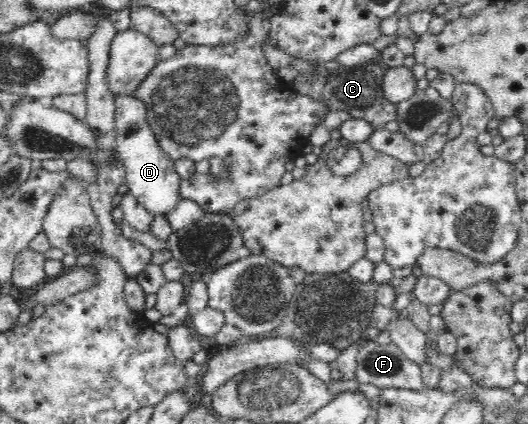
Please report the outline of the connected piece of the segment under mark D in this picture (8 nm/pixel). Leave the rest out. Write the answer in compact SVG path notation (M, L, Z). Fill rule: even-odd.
M123 93L115 94L115 120L117 129L116 153L125 165L125 180L132 195L136 196L153 216L169 214L183 200L180 186L182 177L176 172L174 160L162 151L146 120L148 107L140 99Z

